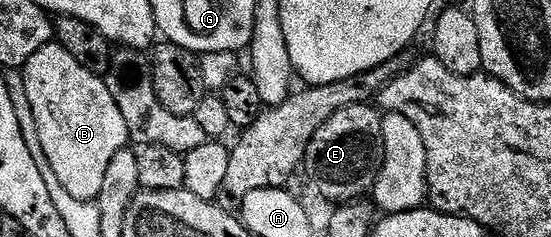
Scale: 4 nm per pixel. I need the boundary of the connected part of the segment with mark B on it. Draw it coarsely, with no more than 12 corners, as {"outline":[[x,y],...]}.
{"outline":[[58,43],[21,72],[73,199],[95,201],[129,145],[106,80]]}

